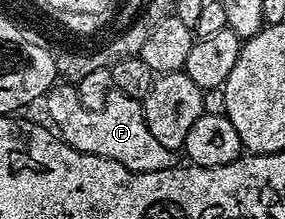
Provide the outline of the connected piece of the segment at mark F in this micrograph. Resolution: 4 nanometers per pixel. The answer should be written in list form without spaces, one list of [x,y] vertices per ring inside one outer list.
[[[111,92],[102,99],[99,110],[90,110],[89,107],[83,106],[84,99],[74,93],[55,93],[46,95],[47,114],[59,125],[57,130],[63,141],[69,143],[73,149],[117,160],[136,174],[168,170],[170,166],[176,165],[176,151],[165,148],[165,144],[161,144],[161,140],[157,140],[157,136],[149,132],[149,124],[143,115],[140,99],[120,92]]]

